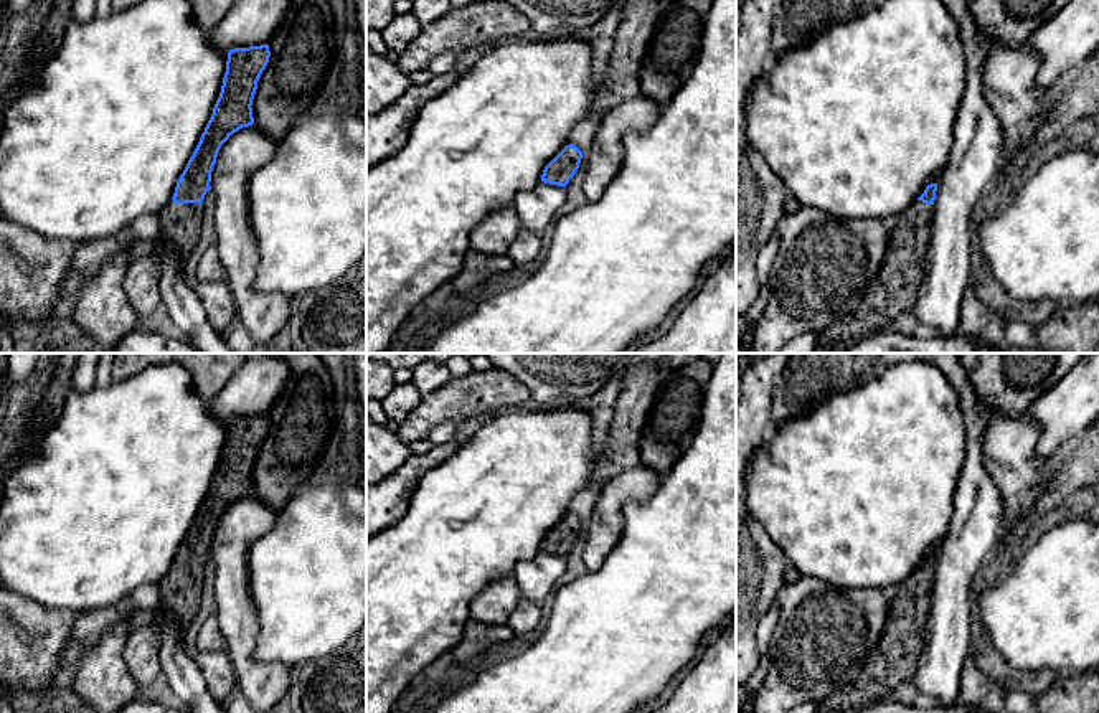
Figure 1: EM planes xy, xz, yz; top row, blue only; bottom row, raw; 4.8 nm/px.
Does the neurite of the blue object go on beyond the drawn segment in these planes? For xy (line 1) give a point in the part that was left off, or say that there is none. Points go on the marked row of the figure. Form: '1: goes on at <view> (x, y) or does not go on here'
1: goes on at xy (180, 225)

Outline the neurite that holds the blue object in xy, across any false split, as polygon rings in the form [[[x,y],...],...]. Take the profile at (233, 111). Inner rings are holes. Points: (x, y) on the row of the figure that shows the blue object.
[[[269,45],[234,48],[228,53],[226,73],[213,114],[177,182],[173,198],[158,215],[160,236],[167,248],[177,253],[183,267],[200,238],[203,200],[211,190],[211,172],[218,152],[234,132],[254,124],[251,106],[269,56]]]

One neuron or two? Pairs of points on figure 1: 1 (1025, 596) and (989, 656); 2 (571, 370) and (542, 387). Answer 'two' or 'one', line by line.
1: two
2: one

